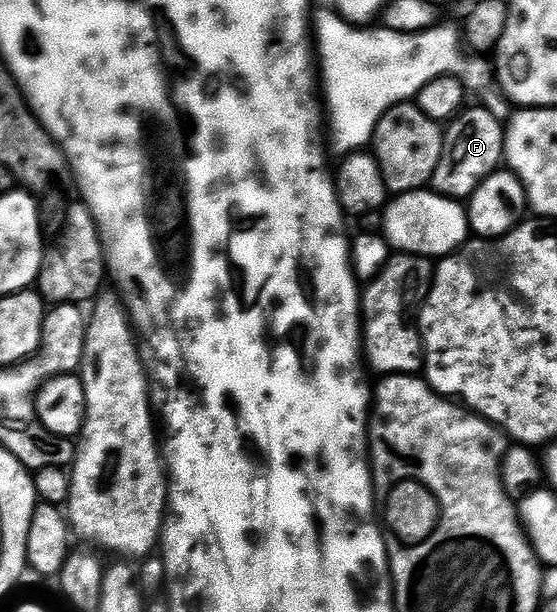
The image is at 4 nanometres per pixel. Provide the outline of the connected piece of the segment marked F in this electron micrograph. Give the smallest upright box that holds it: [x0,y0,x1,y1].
[431,106,506,202]

